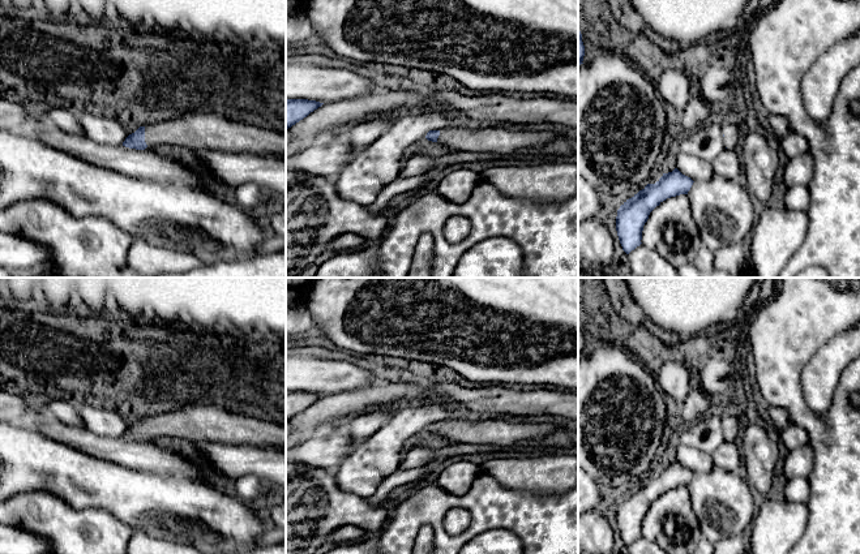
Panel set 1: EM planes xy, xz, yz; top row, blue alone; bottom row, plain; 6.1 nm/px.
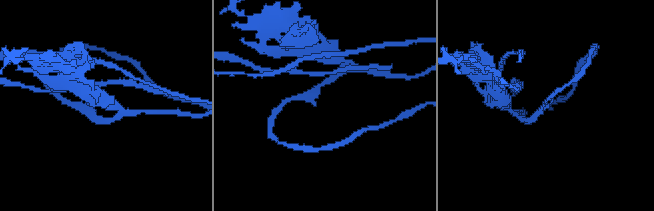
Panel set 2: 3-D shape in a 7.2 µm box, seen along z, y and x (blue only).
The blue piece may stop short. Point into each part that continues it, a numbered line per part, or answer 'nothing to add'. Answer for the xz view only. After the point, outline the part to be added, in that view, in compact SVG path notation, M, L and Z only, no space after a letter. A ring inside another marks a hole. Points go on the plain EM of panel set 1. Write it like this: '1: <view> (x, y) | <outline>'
1: xz (499, 432) | M509 417L467 421L440 422L437 435L452 442L468 445L513 446L522 439L542 439L562 428L551 424L525 424Z

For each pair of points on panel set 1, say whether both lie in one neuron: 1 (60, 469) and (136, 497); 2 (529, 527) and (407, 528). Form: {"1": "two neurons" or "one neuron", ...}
{"1": "one neuron", "2": "one neuron"}

